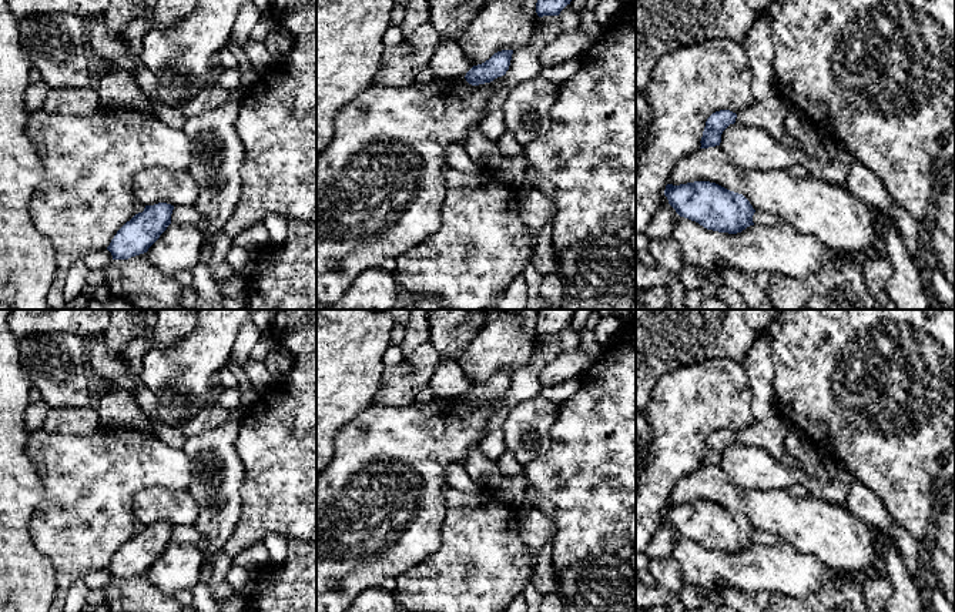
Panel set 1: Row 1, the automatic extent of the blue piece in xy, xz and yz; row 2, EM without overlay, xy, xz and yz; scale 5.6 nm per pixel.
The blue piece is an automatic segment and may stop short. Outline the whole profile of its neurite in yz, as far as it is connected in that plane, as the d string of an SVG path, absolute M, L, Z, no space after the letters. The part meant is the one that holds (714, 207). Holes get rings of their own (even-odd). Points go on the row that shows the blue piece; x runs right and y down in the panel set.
M716 183L667 184L664 195L680 217L696 221L707 230L737 234L754 225L755 210L750 201L743 194Z

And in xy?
M158 203L145 205L143 213L135 214L114 235L107 250L113 260L128 260L144 254L171 224L174 205Z

